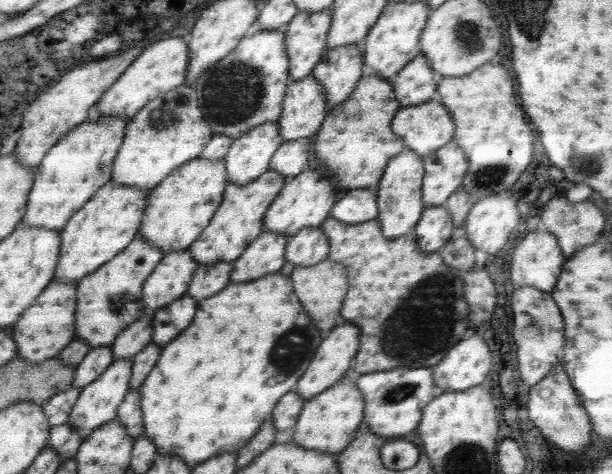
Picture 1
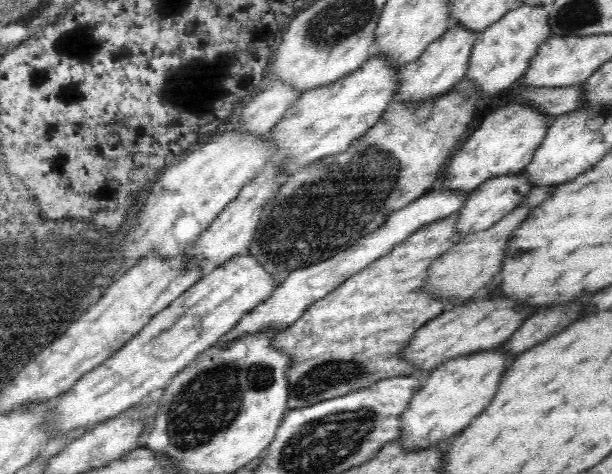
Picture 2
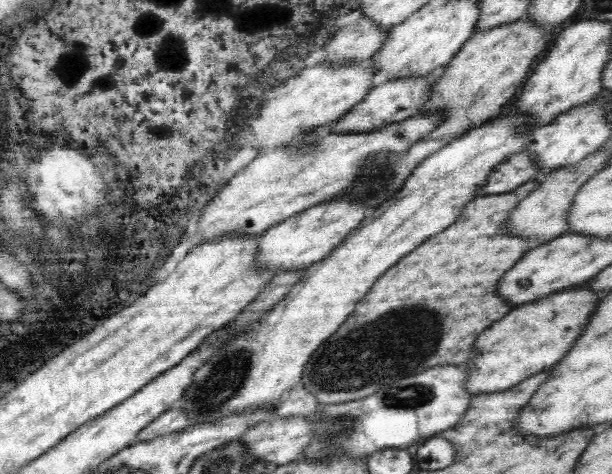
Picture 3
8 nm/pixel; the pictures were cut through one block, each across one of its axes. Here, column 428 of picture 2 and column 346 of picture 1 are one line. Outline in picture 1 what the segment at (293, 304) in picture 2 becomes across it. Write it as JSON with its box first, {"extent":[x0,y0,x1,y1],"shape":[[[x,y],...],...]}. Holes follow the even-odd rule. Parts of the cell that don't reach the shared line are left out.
{"extent":[330,188,379,225],"shape":[[[355,188],[344,191],[344,196],[334,203],[330,216],[344,224],[362,225],[379,216],[374,188]]]}

